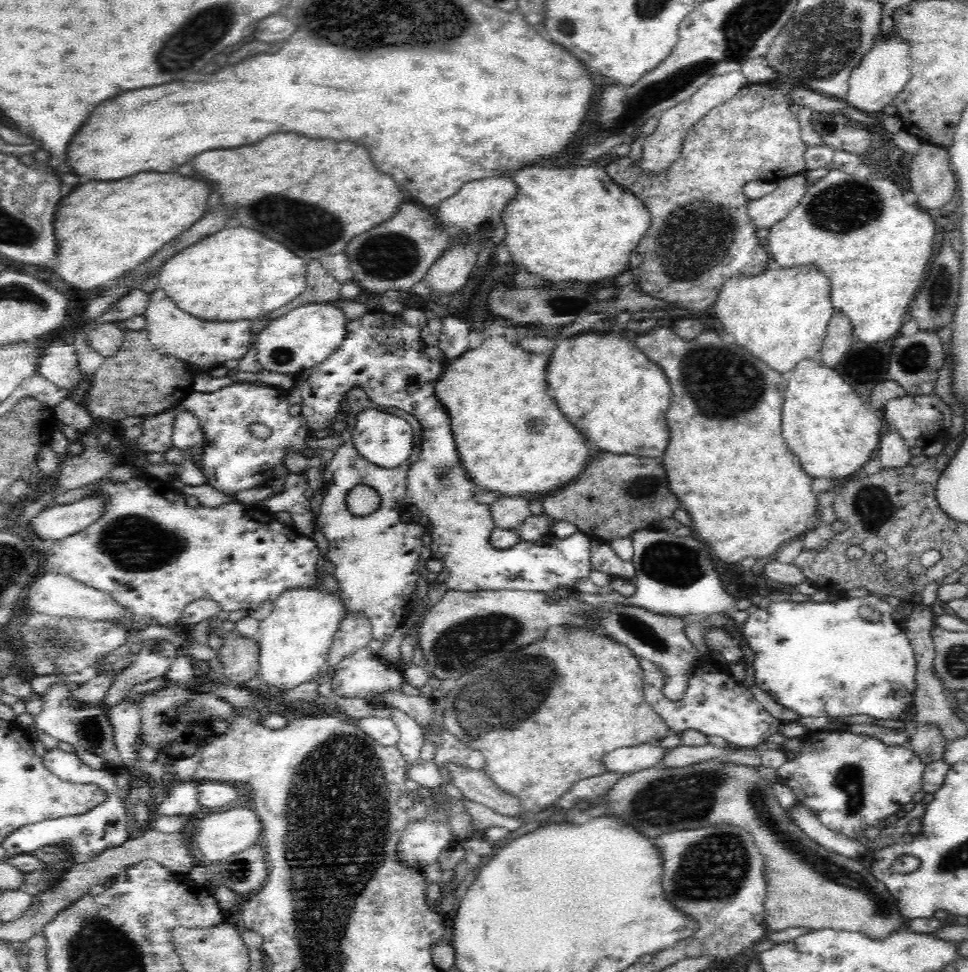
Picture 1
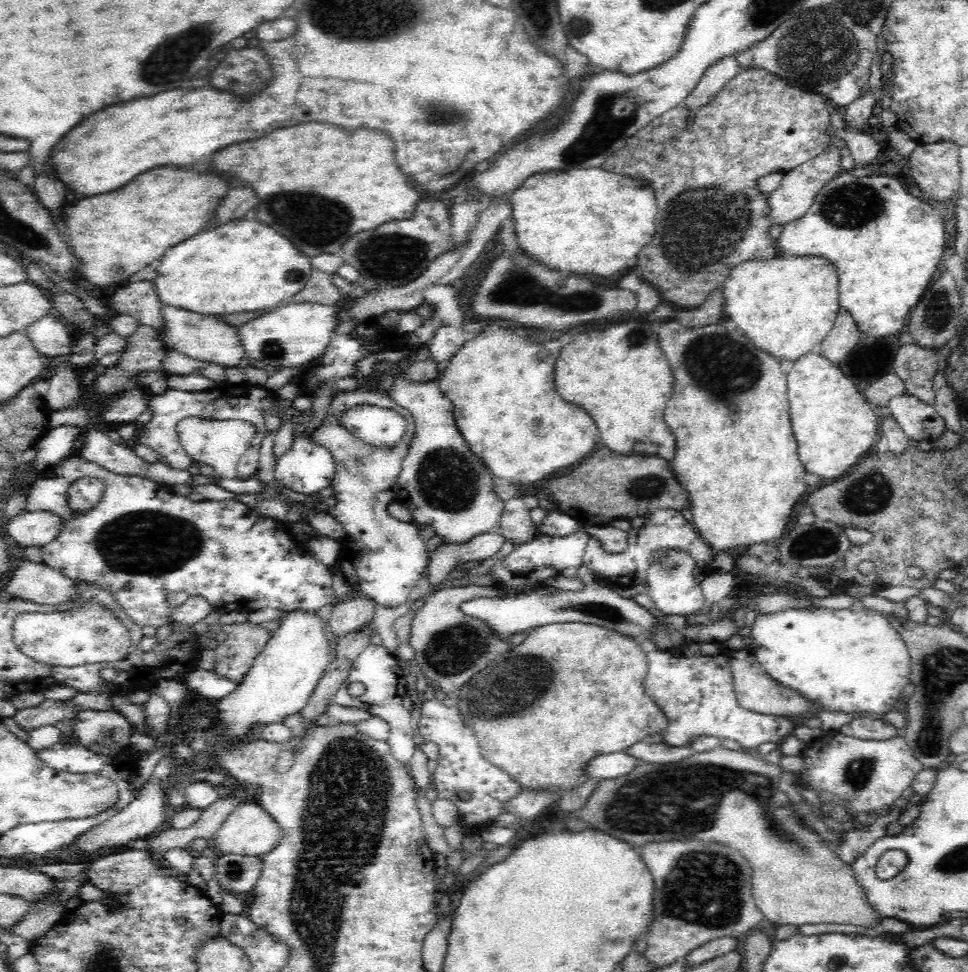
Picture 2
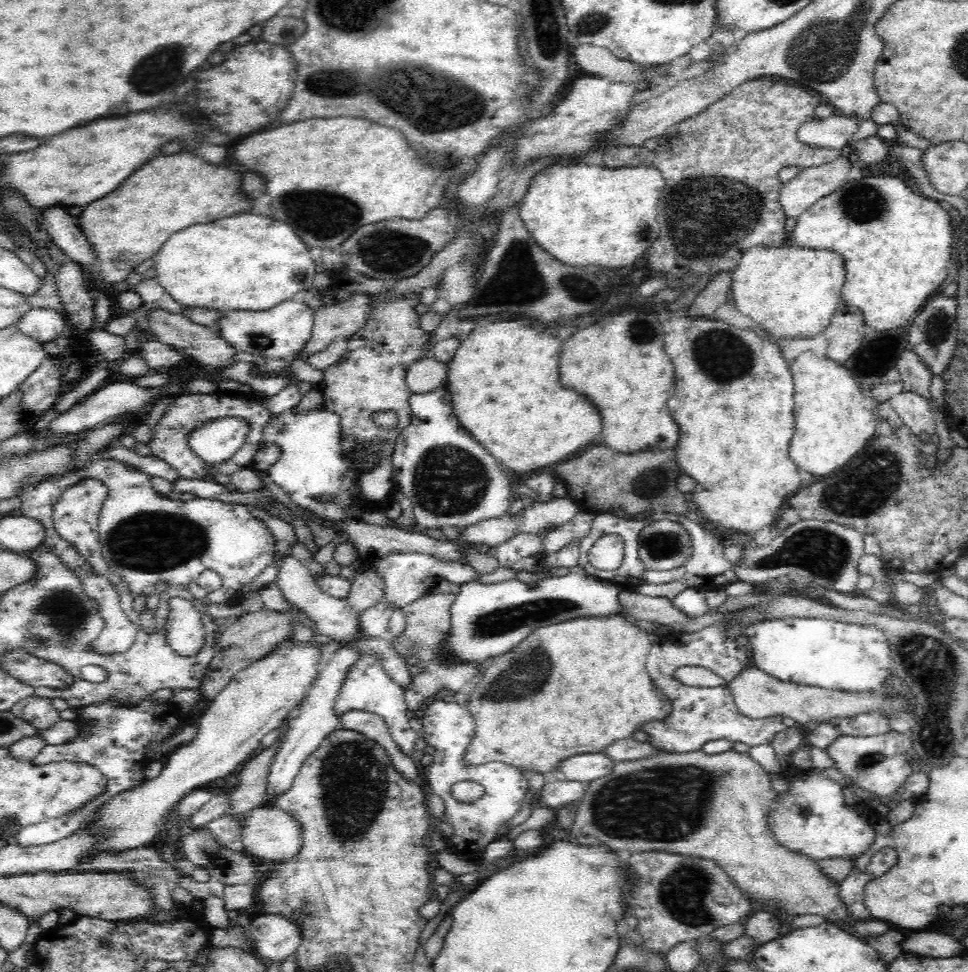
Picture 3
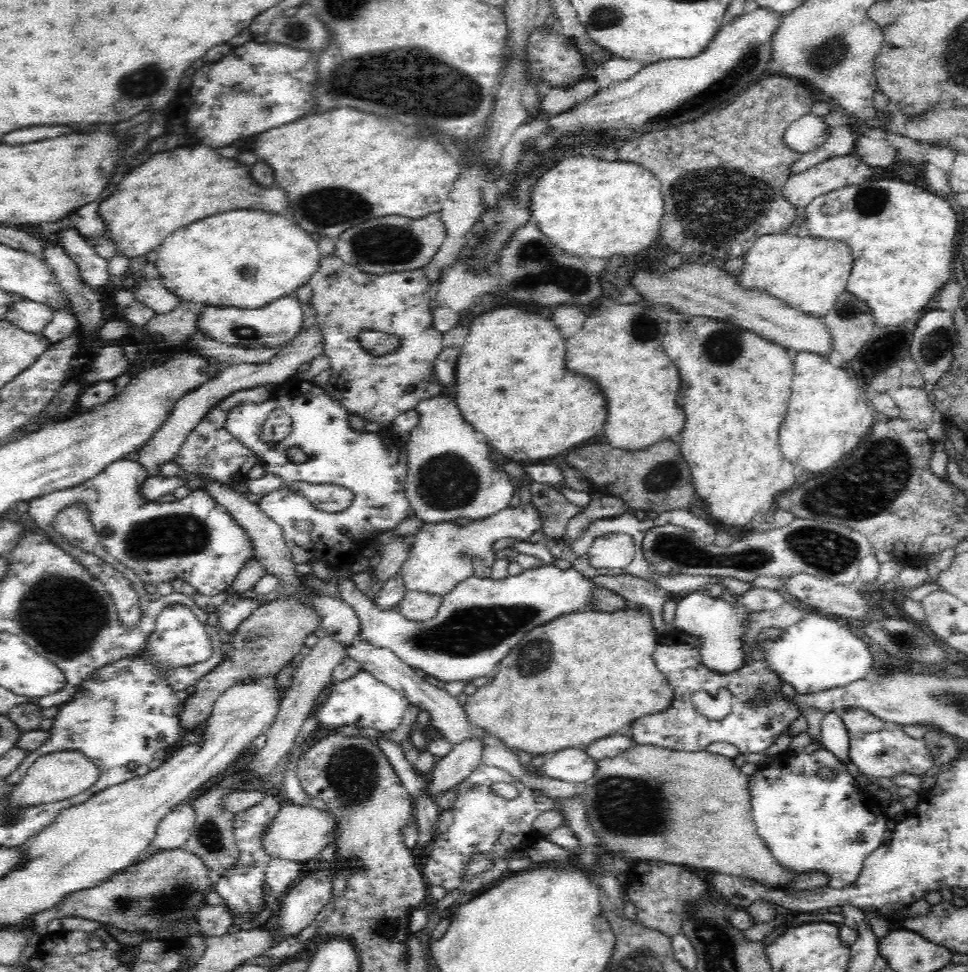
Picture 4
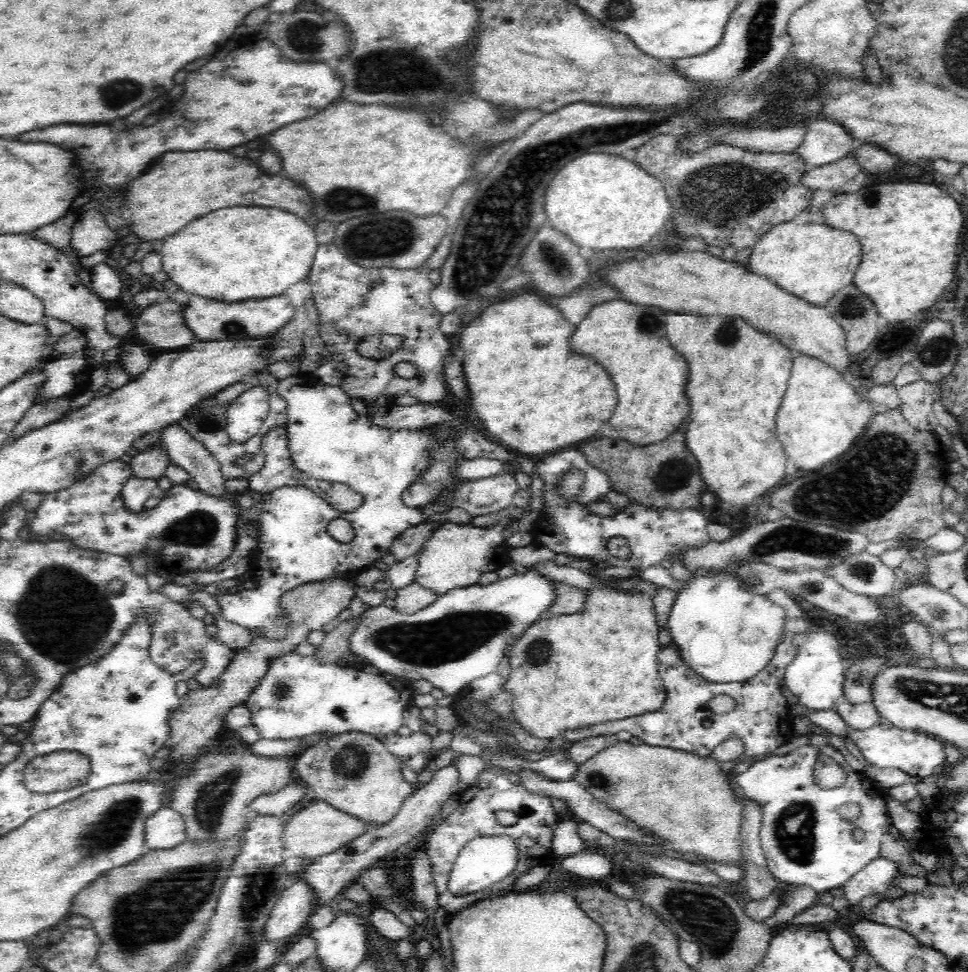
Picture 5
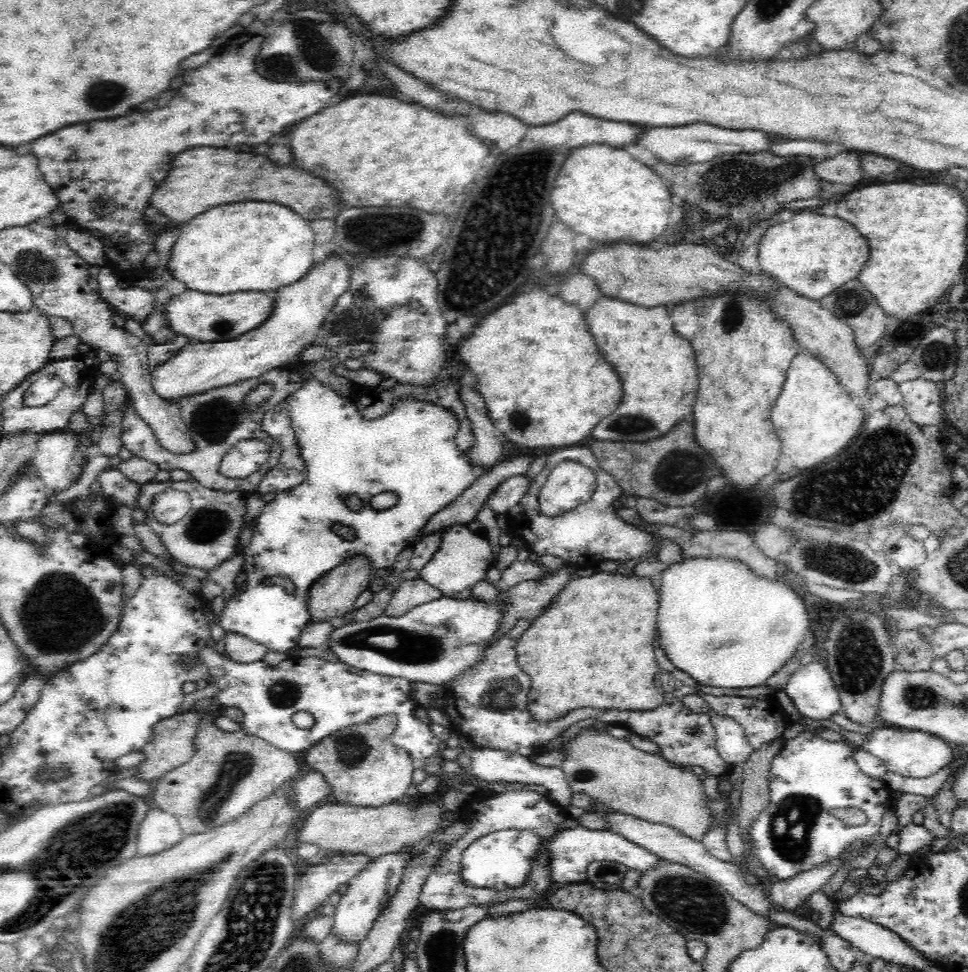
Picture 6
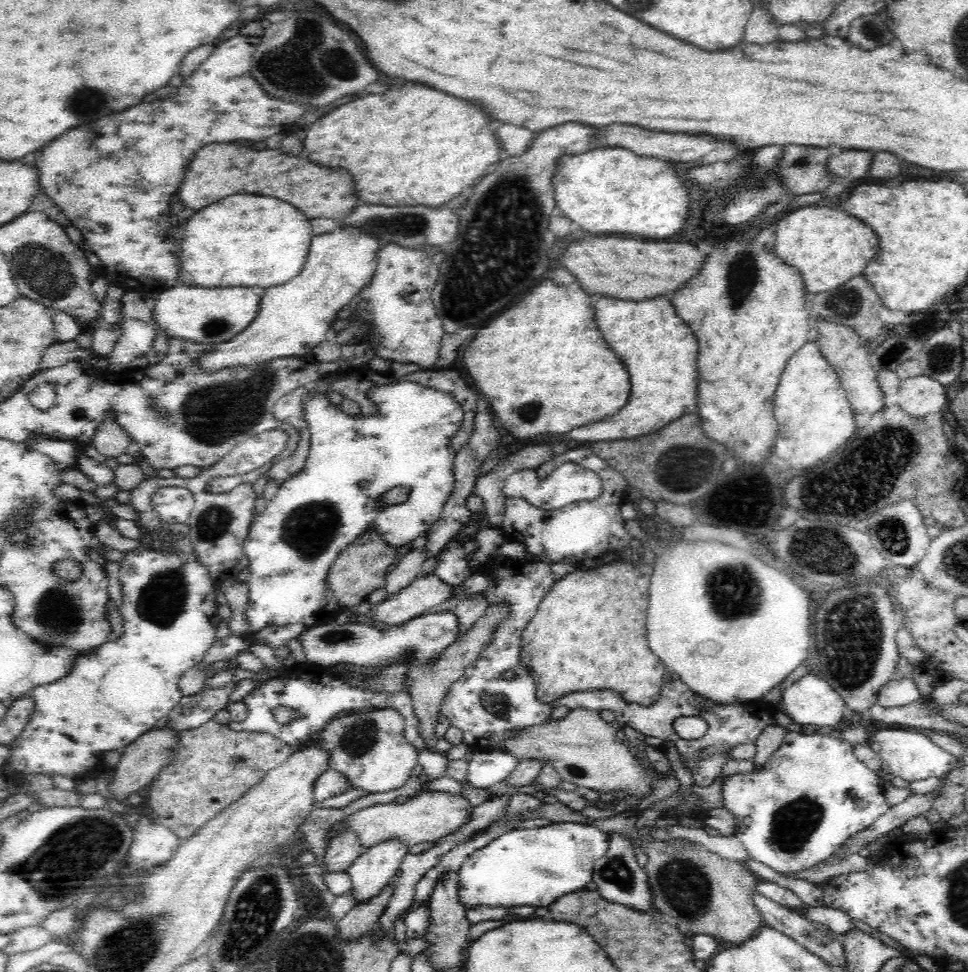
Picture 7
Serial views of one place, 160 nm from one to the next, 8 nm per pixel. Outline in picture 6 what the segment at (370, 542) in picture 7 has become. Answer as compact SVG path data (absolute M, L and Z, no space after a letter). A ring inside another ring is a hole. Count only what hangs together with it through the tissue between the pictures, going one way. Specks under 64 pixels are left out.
M356 555L344 560L336 568L321 576L311 588L308 588L308 608L311 618L309 624L328 622L332 618L344 617L347 613L352 613L356 599L364 590L369 588L370 581L375 575L368 557Z

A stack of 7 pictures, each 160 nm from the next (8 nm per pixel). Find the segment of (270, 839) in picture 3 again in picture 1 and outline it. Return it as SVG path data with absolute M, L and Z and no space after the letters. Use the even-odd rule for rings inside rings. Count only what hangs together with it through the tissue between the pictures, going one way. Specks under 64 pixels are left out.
M231 808L218 813L210 813L206 817L191 824L191 843L199 851L199 856L210 862L210 866L218 864L228 856L246 850L256 840L262 839L262 823L255 811L248 808Z

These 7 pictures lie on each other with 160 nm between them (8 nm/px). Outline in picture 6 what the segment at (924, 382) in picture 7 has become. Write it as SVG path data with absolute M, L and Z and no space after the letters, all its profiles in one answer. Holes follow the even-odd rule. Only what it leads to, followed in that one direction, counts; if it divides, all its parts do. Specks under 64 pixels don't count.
M920 377L900 383L902 406L912 422L922 426L939 425L944 418L942 389L939 383Z

